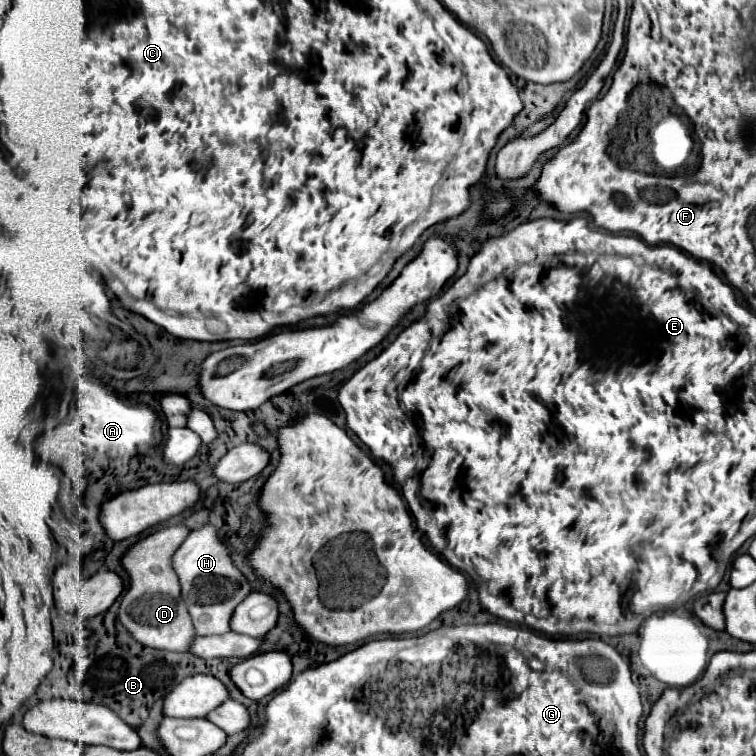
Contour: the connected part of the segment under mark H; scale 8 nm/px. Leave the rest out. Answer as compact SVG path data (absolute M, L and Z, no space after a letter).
M206 524L200 530L192 530L190 536L172 556L172 566L180 578L182 598L188 604L188 612L200 636L230 632L230 616L234 608L252 592L246 576L234 566L230 548L214 534L214 526Z

